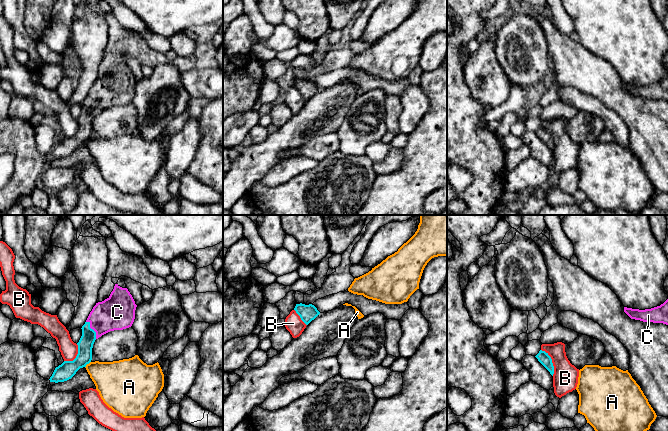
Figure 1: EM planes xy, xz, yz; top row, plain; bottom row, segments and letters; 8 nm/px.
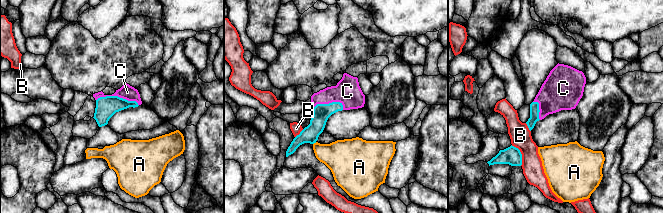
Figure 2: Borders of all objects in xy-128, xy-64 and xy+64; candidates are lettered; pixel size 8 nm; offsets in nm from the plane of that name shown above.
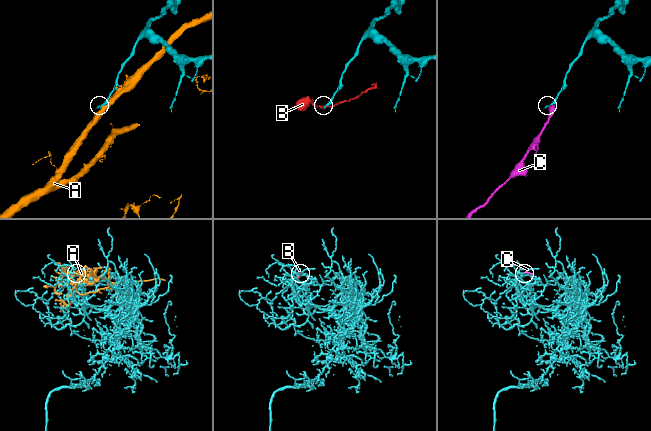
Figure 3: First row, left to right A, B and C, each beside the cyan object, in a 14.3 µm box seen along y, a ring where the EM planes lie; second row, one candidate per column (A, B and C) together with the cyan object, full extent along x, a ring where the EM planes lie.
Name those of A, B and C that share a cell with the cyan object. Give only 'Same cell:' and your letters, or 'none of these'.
Same cell: C

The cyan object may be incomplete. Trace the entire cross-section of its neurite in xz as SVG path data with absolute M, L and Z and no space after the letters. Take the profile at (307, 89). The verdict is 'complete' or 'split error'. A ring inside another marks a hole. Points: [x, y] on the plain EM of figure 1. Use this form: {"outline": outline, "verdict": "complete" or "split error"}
{"outline": "M302 79L296 80L294 86L306 101L308 101L312 96L314 96L320 90L317 84L312 80L309 81L305 81Z", "verdict": "complete"}

